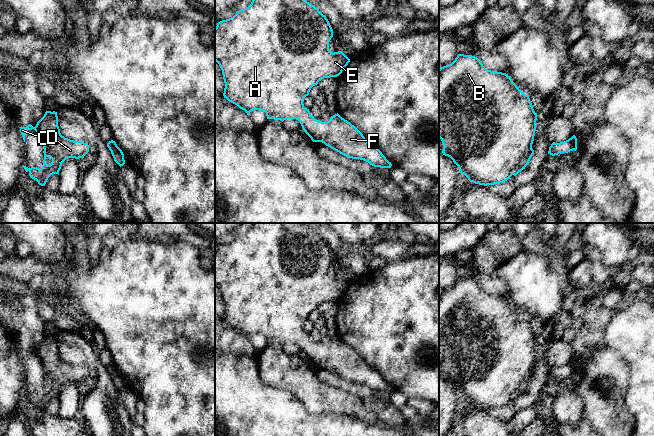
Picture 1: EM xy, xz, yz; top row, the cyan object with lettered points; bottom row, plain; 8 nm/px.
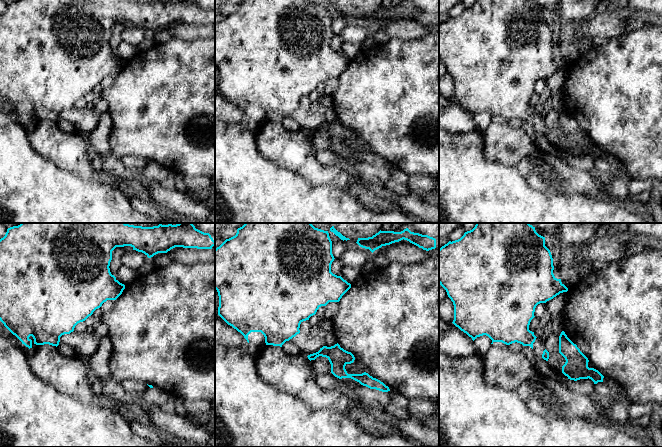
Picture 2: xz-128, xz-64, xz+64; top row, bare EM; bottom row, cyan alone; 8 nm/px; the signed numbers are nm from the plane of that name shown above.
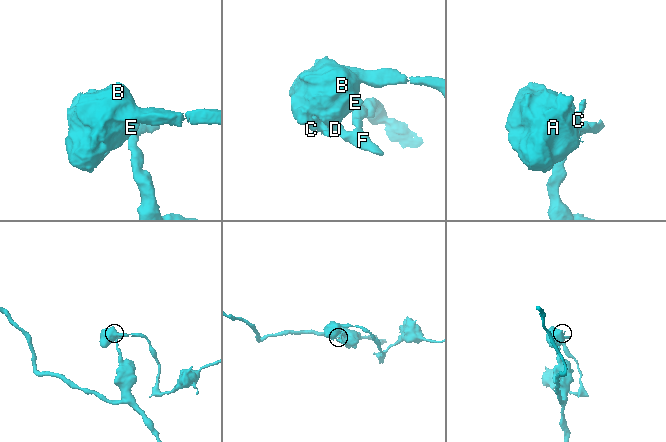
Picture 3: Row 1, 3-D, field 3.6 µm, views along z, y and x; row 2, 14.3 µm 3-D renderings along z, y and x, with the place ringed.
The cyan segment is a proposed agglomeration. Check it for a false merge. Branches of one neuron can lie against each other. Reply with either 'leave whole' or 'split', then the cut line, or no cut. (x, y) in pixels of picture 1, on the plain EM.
split; cut xz (311, 339), (304, 345), (302, 350)

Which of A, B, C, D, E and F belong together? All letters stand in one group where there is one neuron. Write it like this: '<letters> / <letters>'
A B C D E / F

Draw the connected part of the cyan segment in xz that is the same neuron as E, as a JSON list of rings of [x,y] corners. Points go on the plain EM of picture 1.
[[[253,223],[248,231],[239,234],[233,241],[218,246],[215,251],[215,285],[222,294],[225,307],[224,322],[244,334],[248,340],[253,334],[261,334],[266,337],[267,343],[282,346],[286,343],[296,343],[303,350],[304,345],[312,340],[309,333],[305,332],[303,328],[304,322],[309,319],[311,312],[324,302],[339,300],[350,286],[342,275],[333,277],[329,274],[329,266],[332,261],[333,254],[326,240],[305,223]]]

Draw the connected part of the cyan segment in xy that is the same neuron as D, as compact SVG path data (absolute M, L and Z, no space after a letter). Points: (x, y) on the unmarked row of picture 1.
M46 335L44 340L33 351L29 348L26 351L19 351L23 364L28 354L34 353L42 362L44 384L42 392L28 392L24 390L30 402L36 404L39 409L45 410L48 402L53 398L58 398L62 387L68 382L84 382L88 377L85 374L85 367L74 365L61 359L58 350L57 336Z

